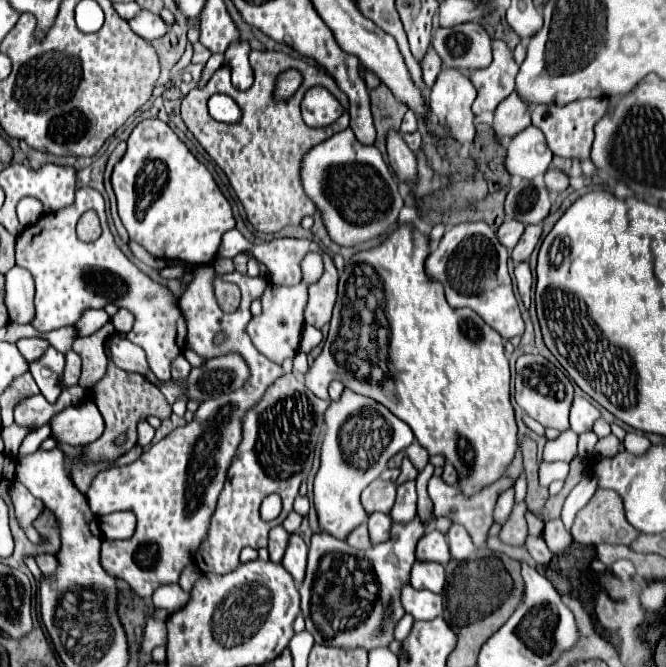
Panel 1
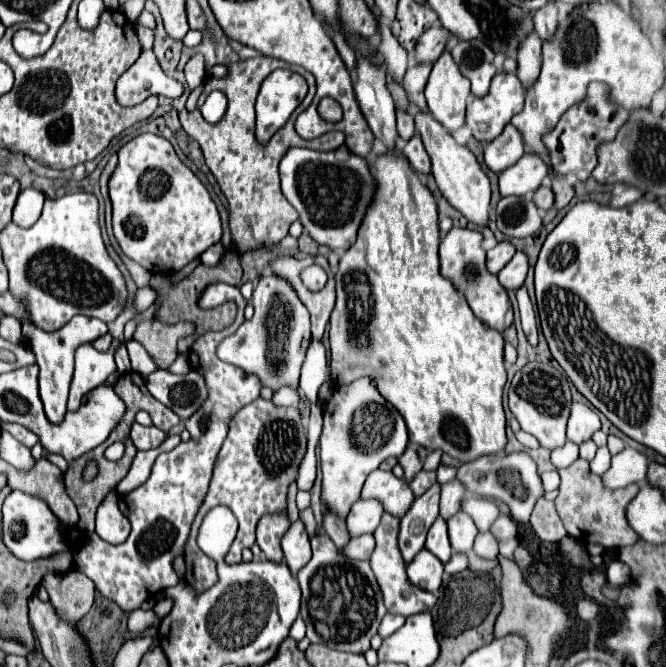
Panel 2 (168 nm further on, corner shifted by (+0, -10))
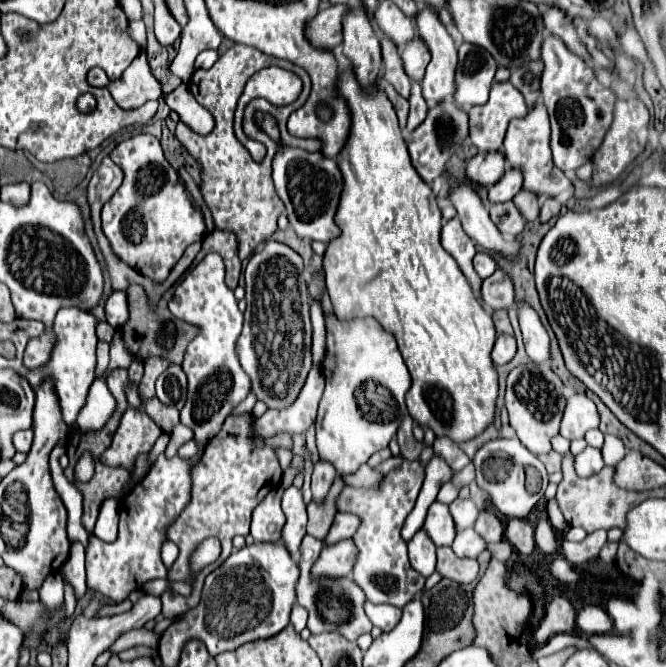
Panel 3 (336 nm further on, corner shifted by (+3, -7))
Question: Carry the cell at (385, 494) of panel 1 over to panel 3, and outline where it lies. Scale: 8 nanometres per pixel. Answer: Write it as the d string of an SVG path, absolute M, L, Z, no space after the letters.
M336 513L334 517L334 525L324 541L324 545L332 545L332 543L338 543L342 539L350 539L356 531L358 531L358 515L352 515L352 513Z

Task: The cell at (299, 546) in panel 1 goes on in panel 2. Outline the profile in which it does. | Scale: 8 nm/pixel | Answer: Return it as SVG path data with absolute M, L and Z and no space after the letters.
M301 520L289 526L289 530L281 540L281 548L285 554L285 562L293 574L297 574L297 570L301 570L301 566L309 562L311 546L309 546L309 536L305 532L305 524Z

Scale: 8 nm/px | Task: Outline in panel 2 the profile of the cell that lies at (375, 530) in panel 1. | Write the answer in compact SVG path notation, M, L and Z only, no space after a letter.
M365 534L365 536L361 536L361 538L351 538L351 540L339 550L339 554L343 554L345 558L351 558L351 560L369 560L373 548L375 548L373 536L371 536L371 534Z

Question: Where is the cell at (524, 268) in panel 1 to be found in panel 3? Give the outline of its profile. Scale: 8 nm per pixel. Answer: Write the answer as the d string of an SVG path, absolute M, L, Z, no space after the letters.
M518 301L516 311L518 311L520 331L522 331L522 337L524 337L528 357L536 363L548 361L548 357L550 357L550 339L548 339L546 329L540 323L536 311L526 301Z

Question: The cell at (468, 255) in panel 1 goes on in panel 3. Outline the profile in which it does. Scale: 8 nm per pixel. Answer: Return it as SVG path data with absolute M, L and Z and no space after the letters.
M458 217L450 219L444 227L442 227L442 247L456 259L460 271L466 275L474 295L478 297L478 301L482 301L480 295L480 287L482 287L482 279L478 277L478 273L472 267L472 259L476 255L476 243L464 233Z

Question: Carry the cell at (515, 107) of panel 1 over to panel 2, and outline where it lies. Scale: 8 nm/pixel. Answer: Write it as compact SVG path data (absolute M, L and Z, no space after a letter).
M509 126L497 140L485 146L483 160L491 172L499 174L505 168L513 166L523 154L525 154L525 148L521 144L521 134L517 132L517 128Z

